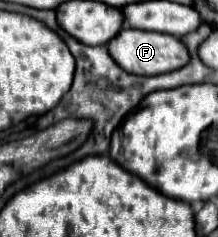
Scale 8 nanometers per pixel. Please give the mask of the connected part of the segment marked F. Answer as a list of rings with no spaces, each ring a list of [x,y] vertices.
[[[123,28],[109,44],[109,54],[113,60],[127,72],[139,74],[139,76],[157,76],[165,72],[179,70],[189,62],[189,50],[187,46],[169,34],[159,34],[159,32],[145,32],[145,30],[133,30],[133,28]]]

